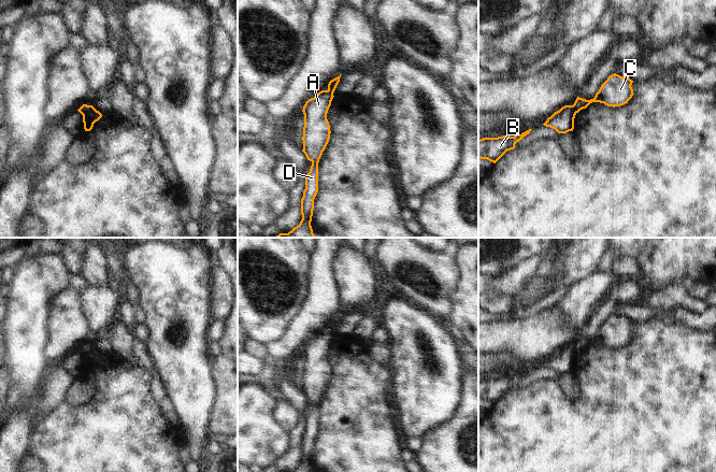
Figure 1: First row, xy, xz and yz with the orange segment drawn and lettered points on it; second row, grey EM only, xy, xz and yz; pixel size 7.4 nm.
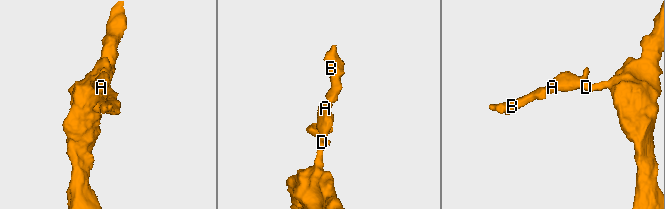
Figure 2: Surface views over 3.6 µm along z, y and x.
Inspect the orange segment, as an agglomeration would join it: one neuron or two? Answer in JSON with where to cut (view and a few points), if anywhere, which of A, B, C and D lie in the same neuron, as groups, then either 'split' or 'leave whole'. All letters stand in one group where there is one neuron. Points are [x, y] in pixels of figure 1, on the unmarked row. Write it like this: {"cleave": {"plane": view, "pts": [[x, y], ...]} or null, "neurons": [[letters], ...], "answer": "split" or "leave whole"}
{"cleave": {"plane": "xy", "pts": [[89, 346], [82, 355]]}, "neurons": [["A", "C", "D"], ["B"]], "answer": "split"}

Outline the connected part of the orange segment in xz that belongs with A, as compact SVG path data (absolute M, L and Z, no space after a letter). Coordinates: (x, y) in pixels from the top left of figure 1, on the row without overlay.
M321 331L309 340L303 347L303 390L307 401L312 403L305 417L305 430L301 440L302 460L291 472L313 472L311 462L314 440L318 433L318 403L330 380L330 366L327 354L333 340L330 331Z

